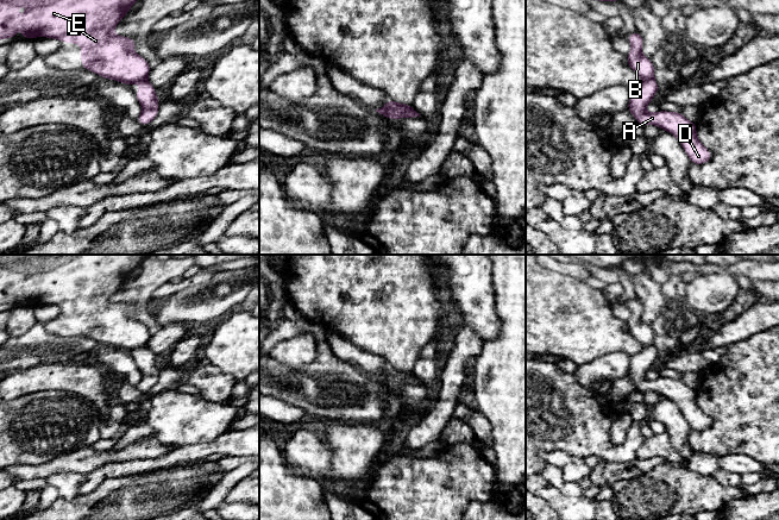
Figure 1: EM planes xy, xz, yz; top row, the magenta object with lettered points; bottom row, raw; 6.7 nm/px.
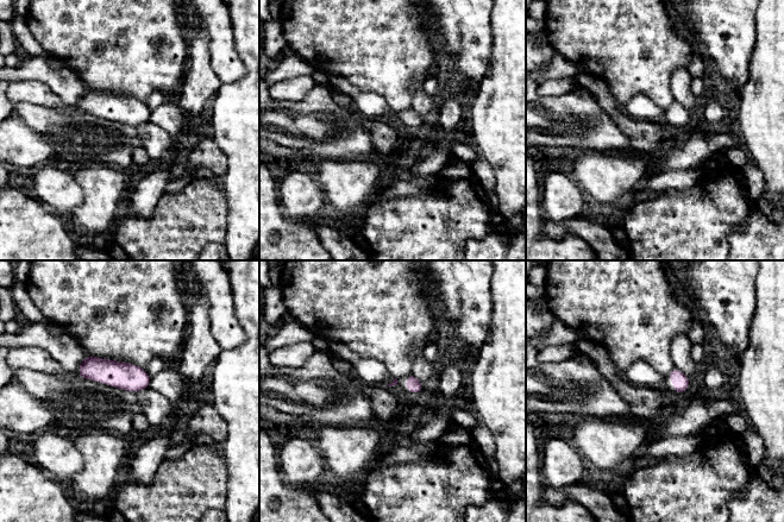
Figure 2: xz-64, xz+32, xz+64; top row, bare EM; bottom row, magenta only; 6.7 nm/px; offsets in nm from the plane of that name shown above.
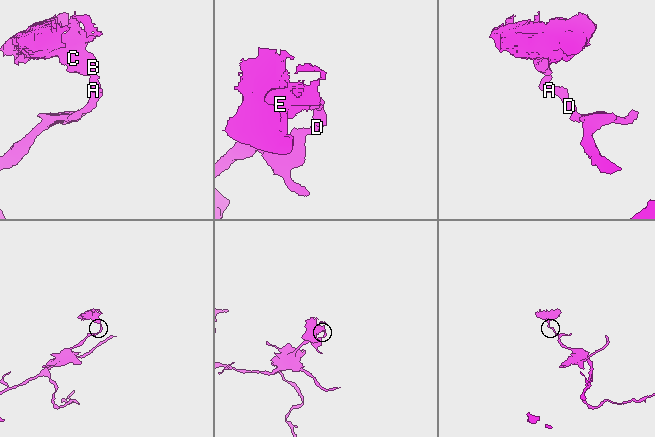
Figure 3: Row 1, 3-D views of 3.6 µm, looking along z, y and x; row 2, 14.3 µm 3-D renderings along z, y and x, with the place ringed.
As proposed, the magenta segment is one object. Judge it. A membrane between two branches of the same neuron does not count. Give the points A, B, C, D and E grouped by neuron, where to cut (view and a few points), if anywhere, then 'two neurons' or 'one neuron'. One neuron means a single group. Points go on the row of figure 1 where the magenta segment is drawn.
groups A D / B C E; cut xz (408, 105), (406, 114); two neurons

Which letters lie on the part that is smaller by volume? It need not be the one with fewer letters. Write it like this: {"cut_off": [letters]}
{"cut_off": ["B", "C", "E"]}

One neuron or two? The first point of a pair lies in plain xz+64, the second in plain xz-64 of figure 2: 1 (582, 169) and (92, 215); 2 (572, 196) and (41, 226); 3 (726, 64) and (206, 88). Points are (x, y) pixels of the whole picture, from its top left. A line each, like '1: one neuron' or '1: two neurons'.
1: one neuron
2: two neurons
3: two neurons

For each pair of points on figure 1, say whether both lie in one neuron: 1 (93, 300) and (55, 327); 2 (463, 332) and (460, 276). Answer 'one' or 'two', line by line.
1: one
2: two

